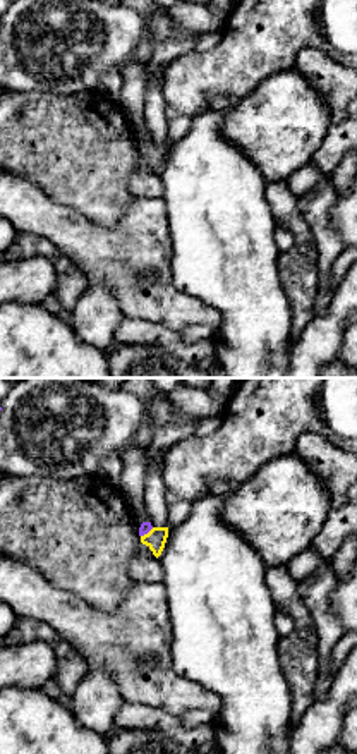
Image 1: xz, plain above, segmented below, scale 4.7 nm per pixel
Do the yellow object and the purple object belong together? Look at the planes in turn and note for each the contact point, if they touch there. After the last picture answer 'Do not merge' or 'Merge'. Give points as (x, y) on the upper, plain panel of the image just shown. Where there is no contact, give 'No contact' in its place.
Touches yellow at (148, 148)

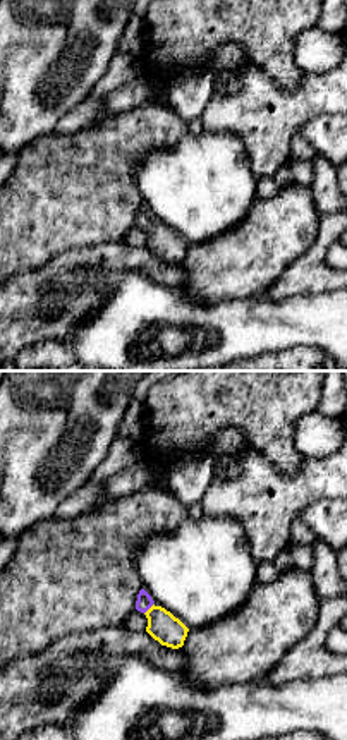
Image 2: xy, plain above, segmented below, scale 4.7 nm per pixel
Touches yellow at (148, 225)

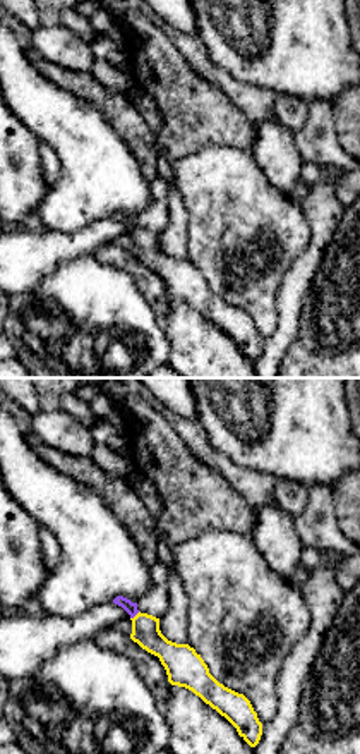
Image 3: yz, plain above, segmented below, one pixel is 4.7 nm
Touches yellow at (136, 231)

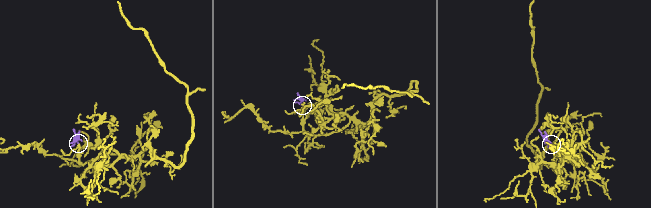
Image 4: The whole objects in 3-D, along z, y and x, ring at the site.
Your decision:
Merge

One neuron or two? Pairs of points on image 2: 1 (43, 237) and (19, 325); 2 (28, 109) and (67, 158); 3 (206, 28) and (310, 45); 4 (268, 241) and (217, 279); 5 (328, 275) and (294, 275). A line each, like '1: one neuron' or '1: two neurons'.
1: two neurons
2: two neurons
3: two neurons
4: one neuron
5: one neuron

